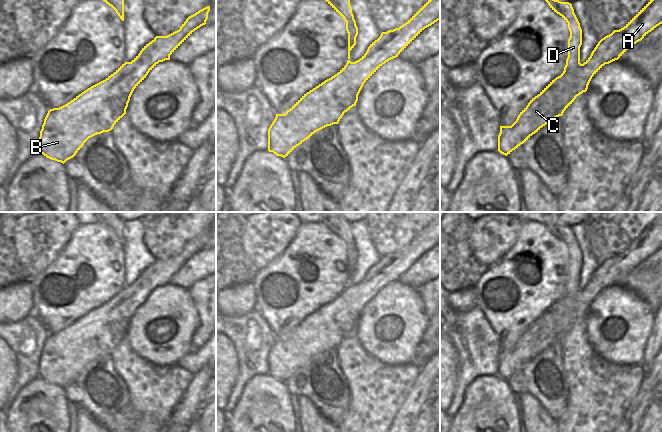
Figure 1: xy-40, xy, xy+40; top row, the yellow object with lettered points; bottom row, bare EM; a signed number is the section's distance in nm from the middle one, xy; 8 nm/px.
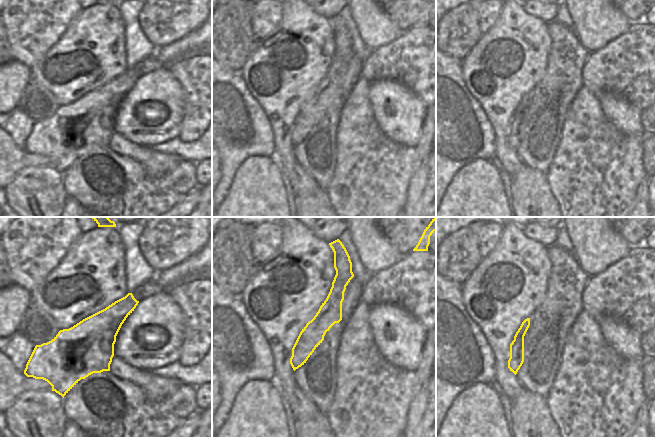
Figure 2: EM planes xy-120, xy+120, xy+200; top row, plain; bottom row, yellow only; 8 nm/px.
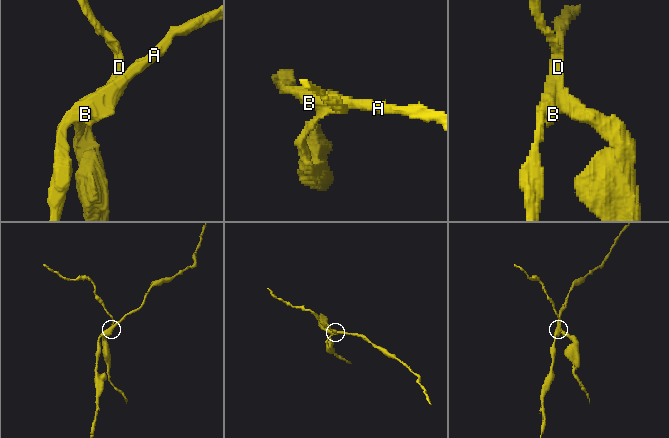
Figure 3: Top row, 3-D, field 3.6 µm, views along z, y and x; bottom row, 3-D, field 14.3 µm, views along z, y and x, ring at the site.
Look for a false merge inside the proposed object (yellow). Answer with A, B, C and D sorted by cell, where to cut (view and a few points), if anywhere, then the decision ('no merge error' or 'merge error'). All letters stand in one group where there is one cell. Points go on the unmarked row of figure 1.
A B C / D | xy+40 (582, 288), (574, 295), (567, 295), (558, 301) | merge error

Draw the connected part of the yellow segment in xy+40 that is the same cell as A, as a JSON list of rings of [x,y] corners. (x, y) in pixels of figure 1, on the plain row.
[[[662,214],[623,252],[602,262],[590,281],[575,296],[556,301],[532,322],[511,350],[500,350],[498,375],[507,380],[551,344],[562,340],[576,321],[587,315],[592,301],[605,288],[618,284],[660,248]]]

